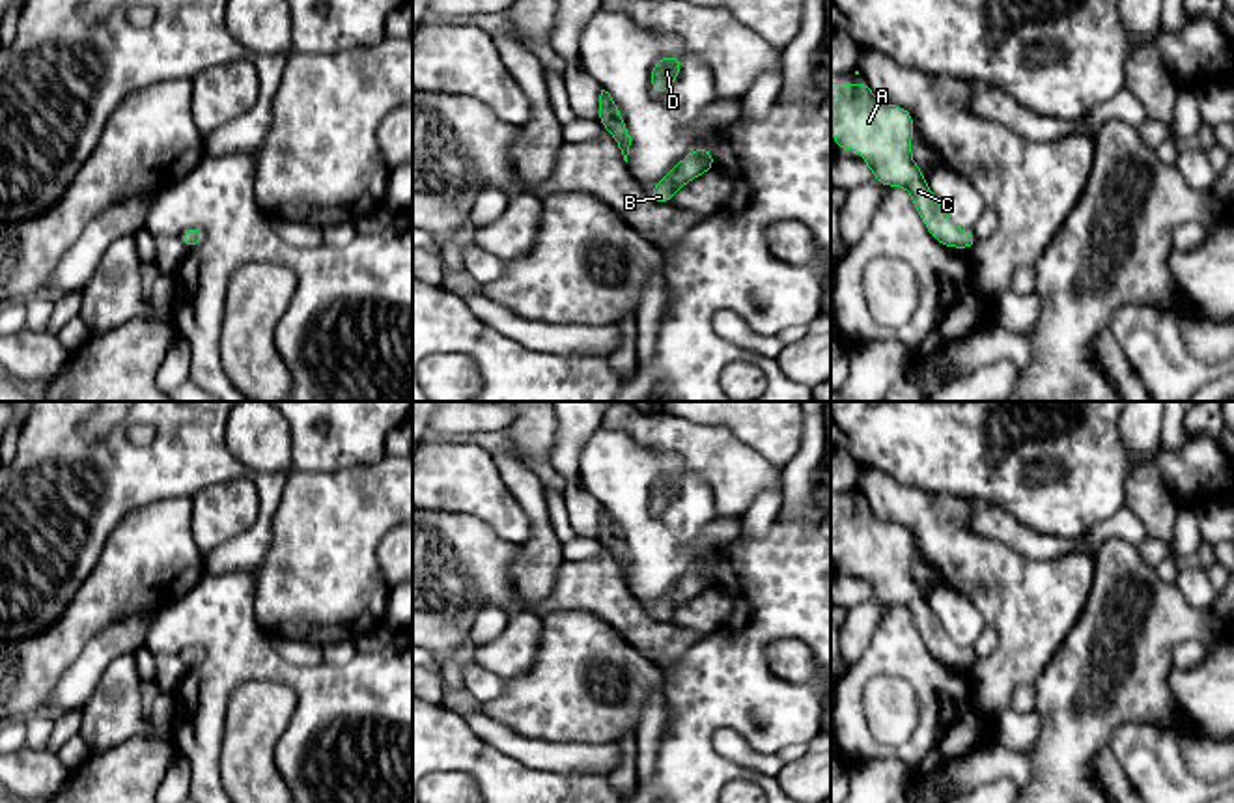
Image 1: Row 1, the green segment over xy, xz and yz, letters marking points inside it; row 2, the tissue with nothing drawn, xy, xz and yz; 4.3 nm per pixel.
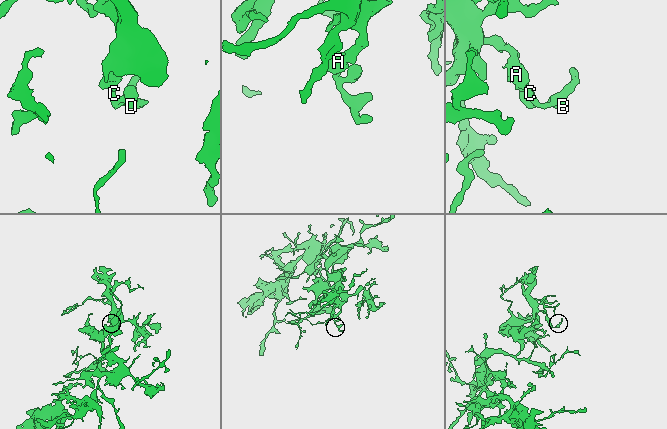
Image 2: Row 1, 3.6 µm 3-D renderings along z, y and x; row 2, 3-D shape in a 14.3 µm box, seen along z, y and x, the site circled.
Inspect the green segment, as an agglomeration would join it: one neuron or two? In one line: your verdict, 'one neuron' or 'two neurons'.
one neuron

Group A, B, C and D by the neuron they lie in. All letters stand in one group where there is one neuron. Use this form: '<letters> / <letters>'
A B C D

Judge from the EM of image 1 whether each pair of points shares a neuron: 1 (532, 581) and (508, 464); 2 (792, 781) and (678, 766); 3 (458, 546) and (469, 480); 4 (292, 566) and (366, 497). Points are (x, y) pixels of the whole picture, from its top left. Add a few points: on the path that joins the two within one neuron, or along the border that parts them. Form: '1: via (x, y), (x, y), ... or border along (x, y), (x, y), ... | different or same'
1: via (540, 551), (540, 518), (531, 493) | same
2: border along (775, 779), (779, 783) | different
3: border along (432, 510), (471, 514), (486, 521), (501, 538) | different
4: via (310, 551), (348, 514) | same

